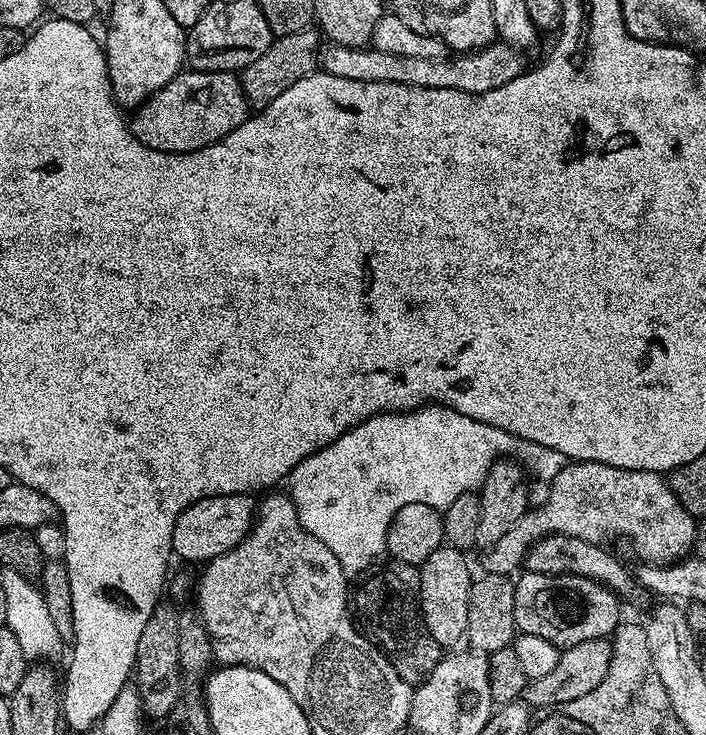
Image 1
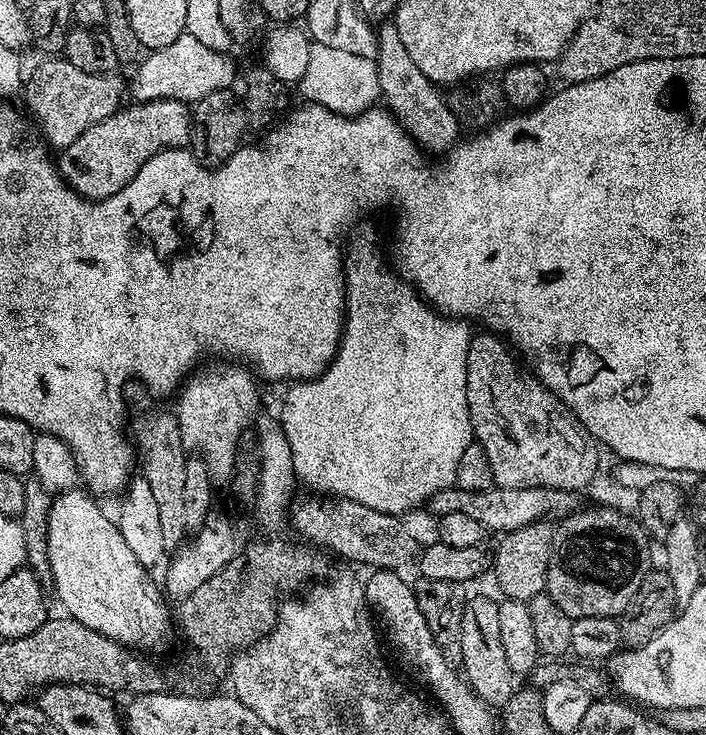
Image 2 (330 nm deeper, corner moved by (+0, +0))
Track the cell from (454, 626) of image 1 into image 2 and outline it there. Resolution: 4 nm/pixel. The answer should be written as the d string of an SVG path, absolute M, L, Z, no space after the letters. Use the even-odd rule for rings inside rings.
M476 596L467 601L462 618L462 675L468 687L489 706L503 706L518 687L517 677L506 662L502 638L498 634L498 603L488 596Z

